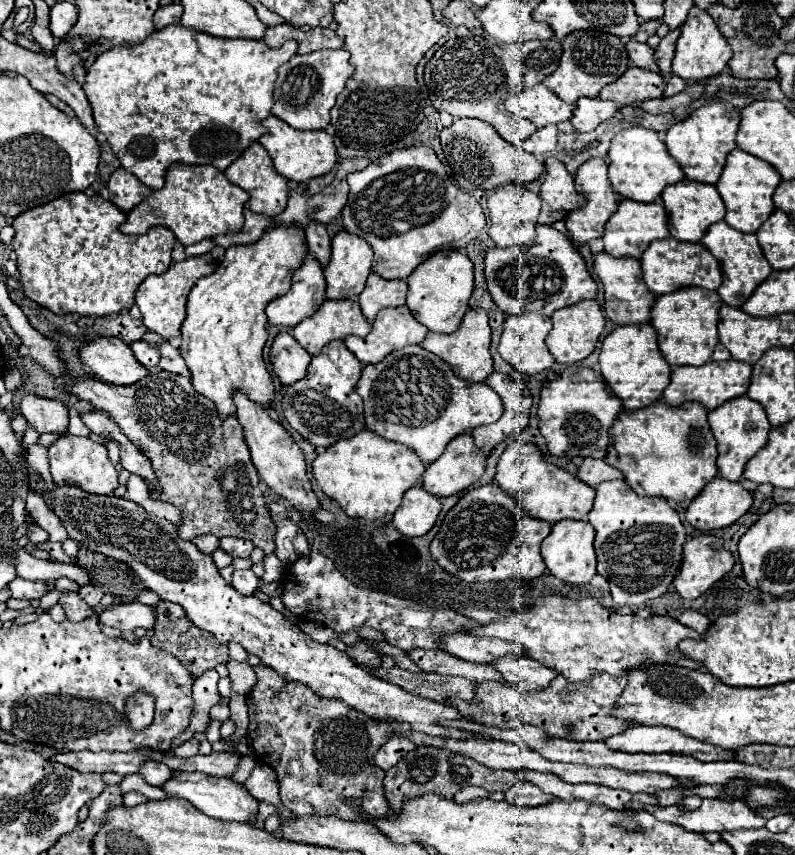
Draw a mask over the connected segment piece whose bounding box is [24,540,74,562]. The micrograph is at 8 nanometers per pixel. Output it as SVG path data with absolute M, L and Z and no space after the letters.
M46 540L46 542L40 542L40 544L28 542L24 548L26 548L28 552L32 552L32 550L46 550L46 552L48 552L54 560L58 560L58 562L74 562L74 558L70 558L70 556L64 554L60 542L52 542L52 540Z

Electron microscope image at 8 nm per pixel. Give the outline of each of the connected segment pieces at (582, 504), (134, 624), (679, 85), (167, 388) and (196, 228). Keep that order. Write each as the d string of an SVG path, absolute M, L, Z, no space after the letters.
M514 440L508 444L498 460L498 472L494 480L506 494L516 498L524 510L530 512L530 516L552 524L564 518L586 520L588 512L592 510L594 490L570 472L546 462L542 450L532 442Z
M140 602L110 606L110 608L102 610L100 624L120 628L122 632L134 630L134 628L150 630L154 626L154 610L152 610L152 606L144 606Z
M672 74L670 78L668 78L668 86L666 86L666 92L664 92L664 96L674 96L674 94L678 94L678 92L682 92L684 88L686 88L686 80L684 78L680 78L680 76L676 76L676 74Z
M160 370L156 374L144 376L142 380L130 386L116 386L106 384L98 378L80 376L72 380L66 390L70 394L76 394L78 398L88 400L94 408L104 410L122 428L122 432L150 458L154 476L160 484L160 492L154 494L156 500L170 502L182 512L180 538L192 540L200 534L214 534L218 538L222 536L248 538L254 546L260 546L264 554L274 552L276 526L270 518L268 506L258 486L260 478L252 464L250 450L242 438L240 422L236 420L236 416L228 416L222 420L216 412L214 402L194 390L190 376Z
M172 164L166 172L166 184L162 190L154 190L144 202L130 210L126 222L120 226L124 234L144 234L152 226L166 226L184 244L196 244L204 238L218 234L238 232L244 222L244 204L248 192L232 184L224 172L214 166L186 166Z

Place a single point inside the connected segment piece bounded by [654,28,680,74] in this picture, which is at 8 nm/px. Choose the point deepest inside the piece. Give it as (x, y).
(664, 53)

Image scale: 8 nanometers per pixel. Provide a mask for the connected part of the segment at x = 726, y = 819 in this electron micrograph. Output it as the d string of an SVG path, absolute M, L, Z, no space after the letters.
M704 798L700 808L696 810L682 810L678 804L672 806L646 806L646 810L650 814L654 814L660 822L670 822L670 824L678 824L686 830L692 832L724 832L724 830L752 830L752 828L764 828L764 818L760 818L746 802L742 800L720 800L720 798Z

